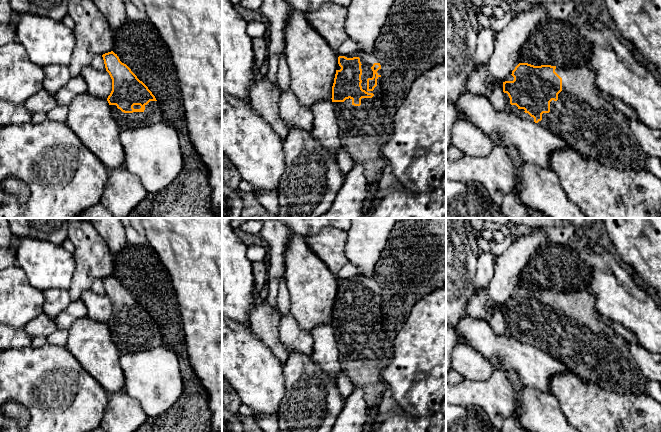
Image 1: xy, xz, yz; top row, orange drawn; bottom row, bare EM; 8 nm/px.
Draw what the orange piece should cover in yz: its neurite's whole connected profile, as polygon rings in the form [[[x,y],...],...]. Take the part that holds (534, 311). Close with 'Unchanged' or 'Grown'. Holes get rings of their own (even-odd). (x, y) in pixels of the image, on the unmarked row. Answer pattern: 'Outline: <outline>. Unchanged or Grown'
Outline: [[[519,287],[503,306],[503,316],[511,336],[544,351],[587,381],[617,393],[646,394],[647,378],[634,363],[629,352],[629,343],[600,319],[595,295],[590,290],[561,292]]]. Grown

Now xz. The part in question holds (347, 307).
Outline: [[[372,275],[338,281],[331,323],[341,370],[346,373],[354,387],[363,389],[368,408],[378,405],[387,389],[381,375],[391,357],[393,336],[383,328],[381,289]]]. Grown

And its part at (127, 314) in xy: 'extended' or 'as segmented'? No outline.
extended

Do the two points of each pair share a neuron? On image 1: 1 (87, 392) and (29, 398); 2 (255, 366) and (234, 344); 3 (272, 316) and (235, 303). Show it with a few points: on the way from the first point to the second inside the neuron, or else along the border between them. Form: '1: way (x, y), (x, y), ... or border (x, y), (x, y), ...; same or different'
1: way (73, 392), (43, 392); same
2: way (250, 361), (238, 349); same
3: border (255, 291), (249, 325); different

